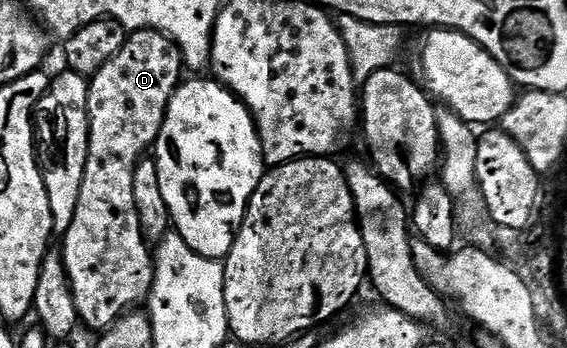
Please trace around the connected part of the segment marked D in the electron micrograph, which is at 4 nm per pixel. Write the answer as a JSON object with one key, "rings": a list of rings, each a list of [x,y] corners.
{"rings":[[[156,30],[128,33],[125,44],[105,68],[90,75],[87,87],[87,119],[89,120],[89,152],[85,160],[85,176],[81,180],[81,200],[73,224],[62,235],[61,249],[65,272],[77,304],[79,321],[84,327],[102,332],[118,318],[146,303],[155,279],[153,250],[141,232],[137,203],[133,200],[133,172],[137,164],[154,147],[165,120],[165,112],[173,92],[185,74],[185,63],[179,45]]]}

